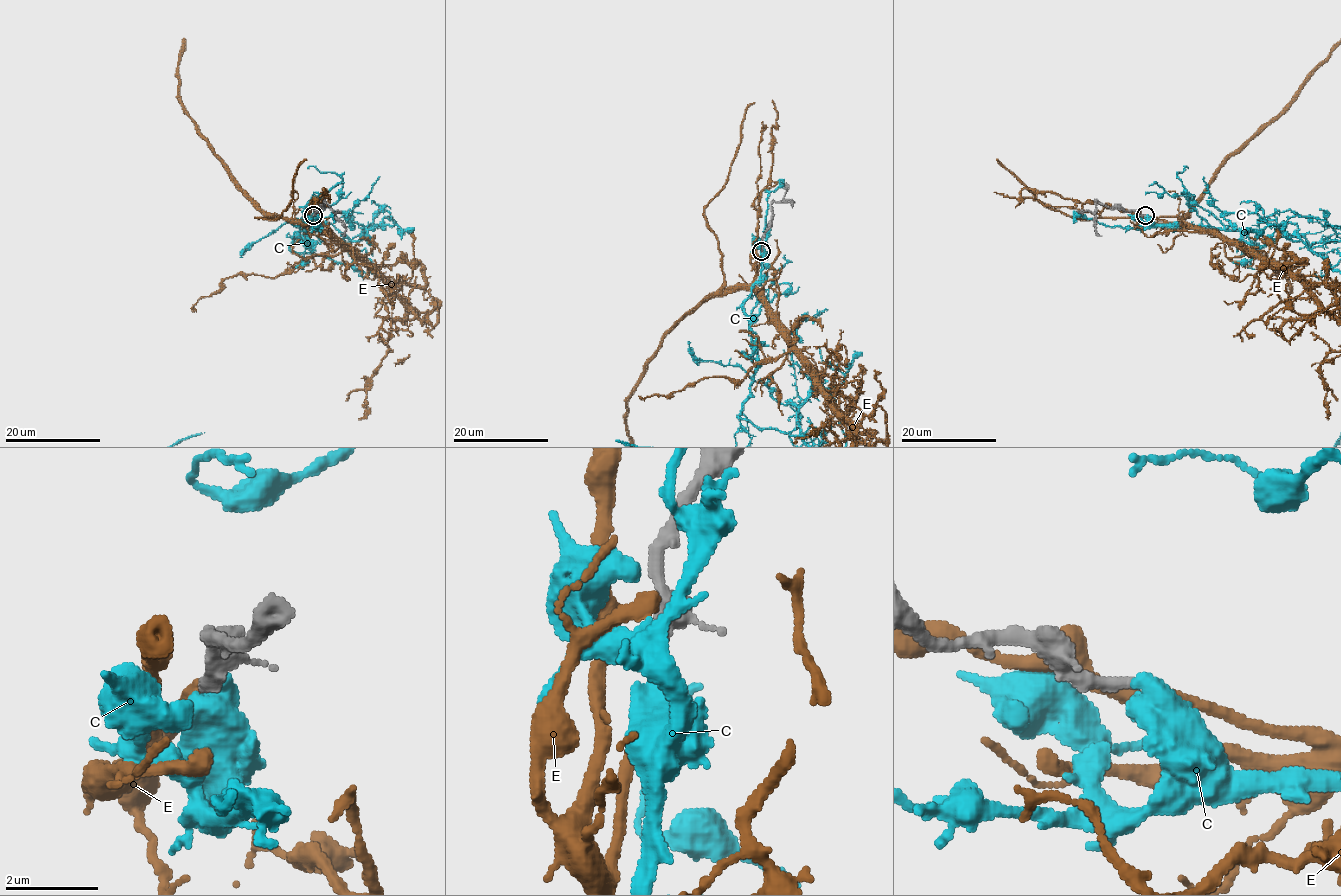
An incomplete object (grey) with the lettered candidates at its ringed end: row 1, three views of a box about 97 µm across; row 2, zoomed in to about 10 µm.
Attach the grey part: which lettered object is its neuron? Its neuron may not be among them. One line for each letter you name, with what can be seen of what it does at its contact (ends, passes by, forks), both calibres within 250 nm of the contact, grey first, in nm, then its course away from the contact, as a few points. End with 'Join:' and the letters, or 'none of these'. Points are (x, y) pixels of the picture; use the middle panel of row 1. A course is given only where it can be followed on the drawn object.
E: it ends | 280/240 nm
Join: E

